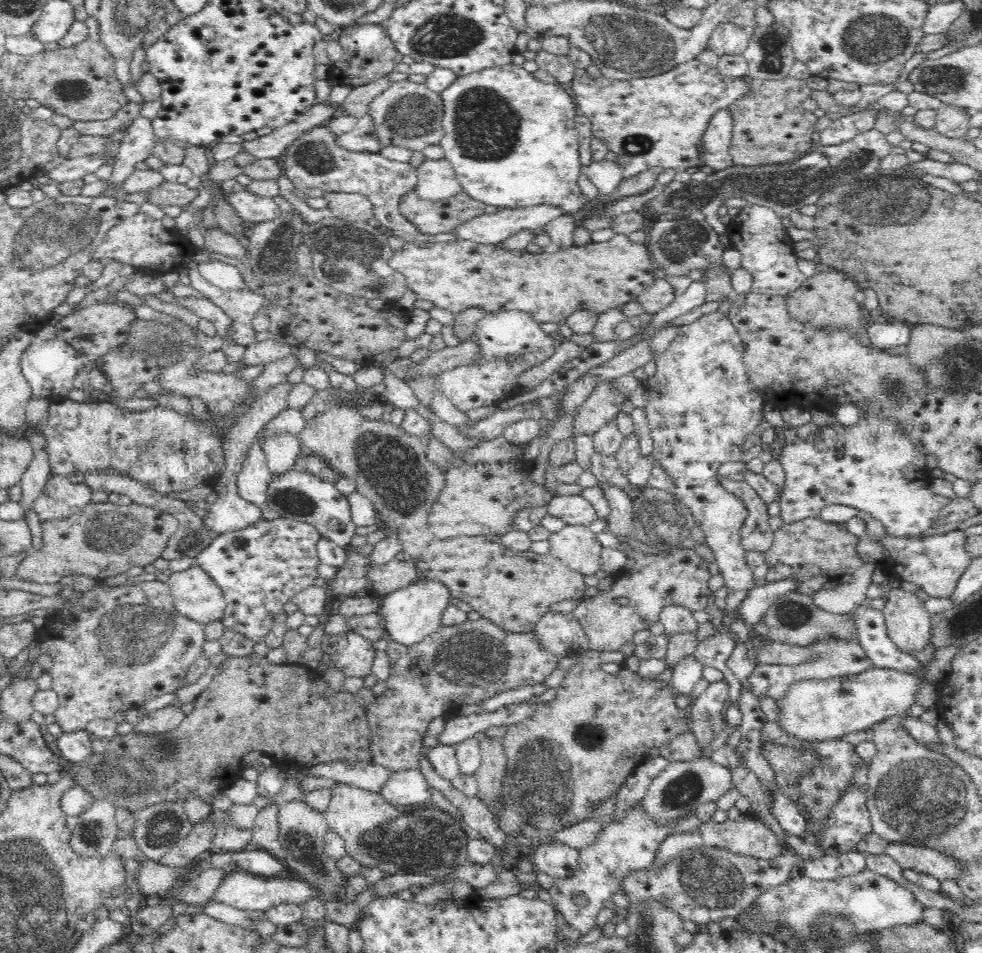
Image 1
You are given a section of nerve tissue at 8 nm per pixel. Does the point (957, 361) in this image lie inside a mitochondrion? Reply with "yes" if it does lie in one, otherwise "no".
yes

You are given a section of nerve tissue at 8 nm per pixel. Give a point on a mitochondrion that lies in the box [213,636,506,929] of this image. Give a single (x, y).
(424, 842)

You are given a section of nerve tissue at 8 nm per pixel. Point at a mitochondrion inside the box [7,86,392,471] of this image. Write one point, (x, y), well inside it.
(318, 158)

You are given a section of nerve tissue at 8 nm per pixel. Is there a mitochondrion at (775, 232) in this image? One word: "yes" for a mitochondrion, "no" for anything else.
no

